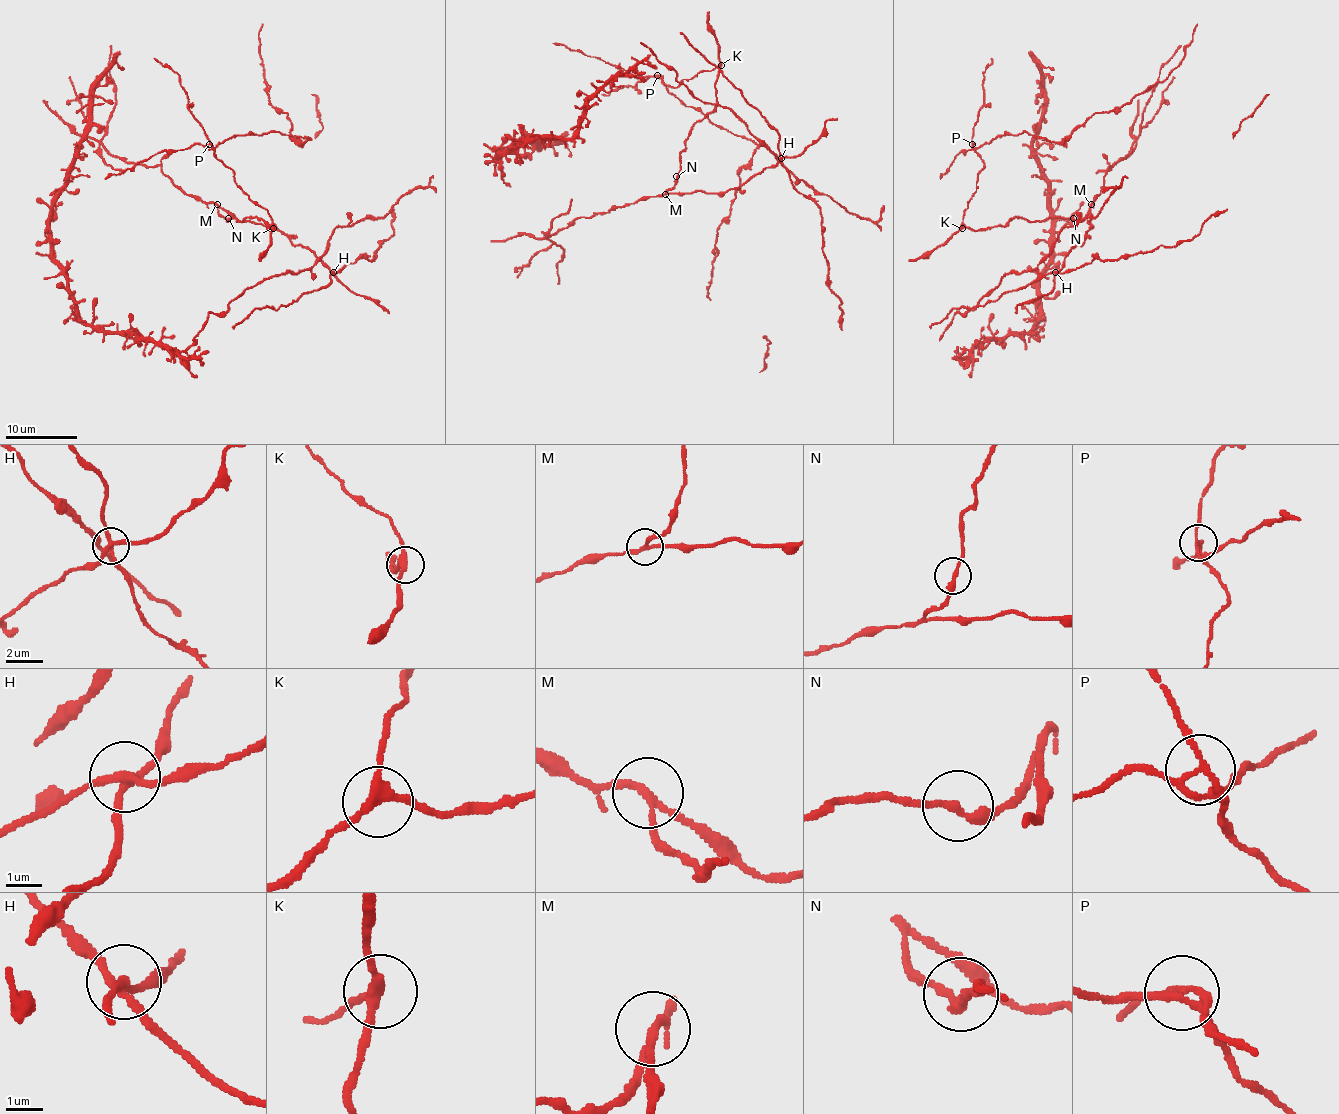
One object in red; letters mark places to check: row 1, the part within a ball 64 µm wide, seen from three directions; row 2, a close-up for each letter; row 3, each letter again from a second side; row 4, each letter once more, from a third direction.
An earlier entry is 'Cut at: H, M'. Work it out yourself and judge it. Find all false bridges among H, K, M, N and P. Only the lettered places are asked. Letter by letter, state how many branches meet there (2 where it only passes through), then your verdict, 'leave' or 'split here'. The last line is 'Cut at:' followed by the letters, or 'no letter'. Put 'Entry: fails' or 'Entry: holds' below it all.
H: 4 branches meet; split here
K: 3 branches meet; leave
M: 3 branches meet; split here
N: 2 branches meet; leave
P: 3 branches meet; split here
Cut at: H, M, P
Entry: fails

